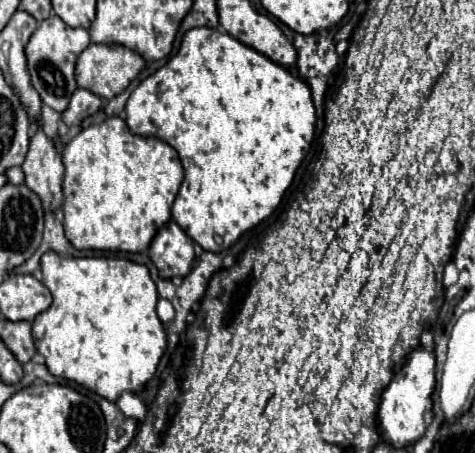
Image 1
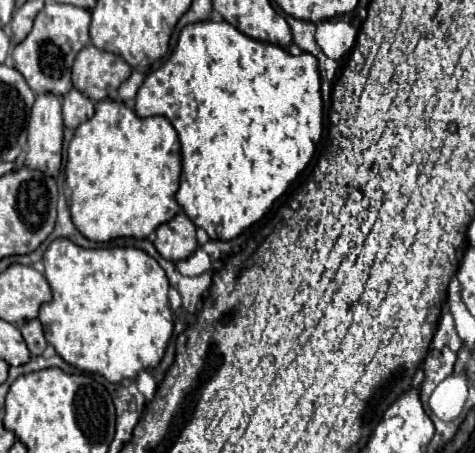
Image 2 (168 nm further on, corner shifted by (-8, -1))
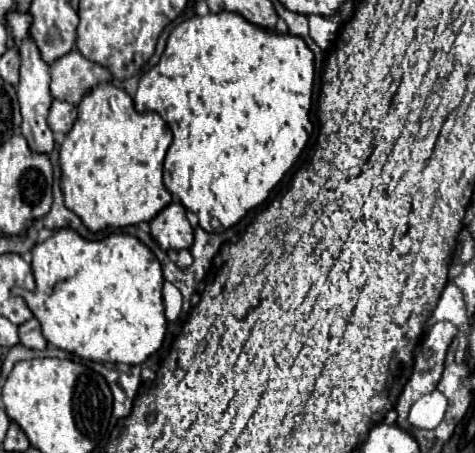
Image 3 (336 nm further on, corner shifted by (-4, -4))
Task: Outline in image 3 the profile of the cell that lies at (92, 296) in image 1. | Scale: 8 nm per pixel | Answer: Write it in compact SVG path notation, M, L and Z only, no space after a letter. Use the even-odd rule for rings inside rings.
M70 228L56 230L46 242L32 248L32 272L36 290L24 292L22 296L40 322L44 338L56 348L82 360L138 366L162 346L166 334L162 268L158 258L134 236L110 234L104 240L84 240Z

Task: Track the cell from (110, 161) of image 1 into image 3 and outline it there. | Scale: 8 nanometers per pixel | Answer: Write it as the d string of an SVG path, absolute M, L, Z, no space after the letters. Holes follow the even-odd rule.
M112 82L92 88L92 92L88 92L78 104L78 120L60 146L64 204L68 204L68 210L72 210L90 232L150 222L156 214L172 204L172 196L162 180L164 156L170 144L172 132L156 112L136 112L132 98Z

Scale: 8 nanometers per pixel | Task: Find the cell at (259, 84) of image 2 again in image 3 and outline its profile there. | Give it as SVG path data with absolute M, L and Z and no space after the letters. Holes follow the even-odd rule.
M220 12L220 14L208 14L208 16L192 16L192 18L186 18L184 22L180 22L170 32L168 44L166 44L166 50L164 50L160 62L154 68L150 68L148 74L140 76L138 92L134 96L134 106L136 106L138 112L158 112L168 122L172 134L176 136L176 144L170 146L168 156L164 160L164 186L168 188L168 192L172 196L178 198L178 202L186 210L190 210L190 212L194 212L198 216L198 226L200 228L204 228L206 232L212 234L212 226L210 226L212 218L220 220L224 230L236 226L252 208L256 208L258 204L262 204L268 198L272 188L296 164L296 160L300 158L300 154L306 148L306 144L308 144L308 140L312 136L312 130L314 130L314 126L310 122L312 82L314 82L314 54L306 46L304 40L300 40L298 36L292 36L292 34L280 36L278 32L258 28L258 26L246 22L238 14Z

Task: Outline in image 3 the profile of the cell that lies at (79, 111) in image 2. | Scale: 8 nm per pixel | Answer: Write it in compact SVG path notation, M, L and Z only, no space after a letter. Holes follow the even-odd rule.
M54 100L50 114L48 114L48 126L52 128L52 132L70 132L74 122L78 118L78 108L64 102L64 100Z

